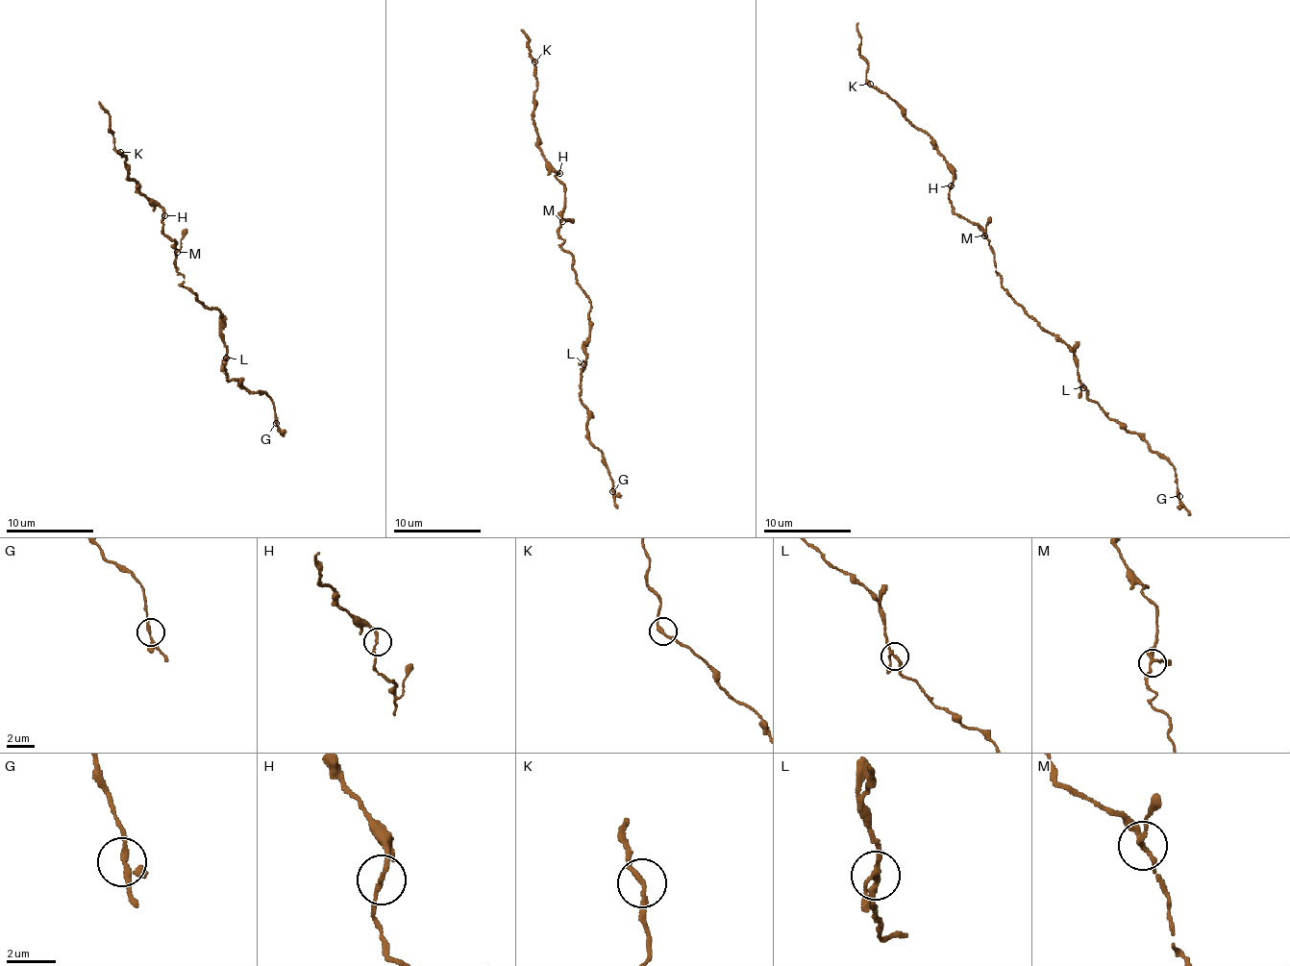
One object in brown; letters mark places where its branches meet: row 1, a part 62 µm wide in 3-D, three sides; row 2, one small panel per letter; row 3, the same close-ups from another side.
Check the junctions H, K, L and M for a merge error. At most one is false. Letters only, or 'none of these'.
none of these

